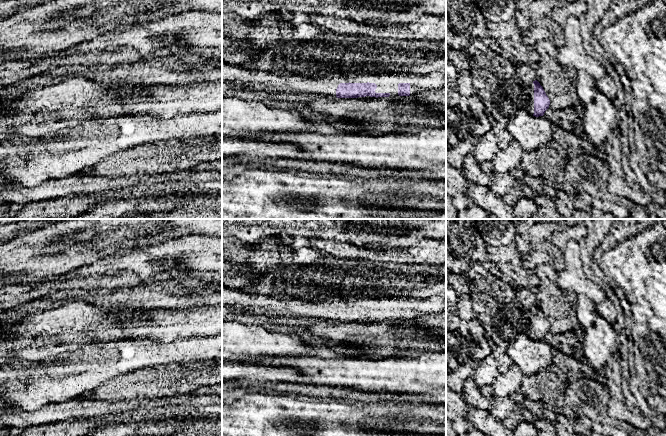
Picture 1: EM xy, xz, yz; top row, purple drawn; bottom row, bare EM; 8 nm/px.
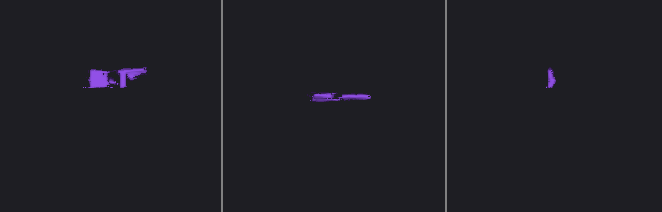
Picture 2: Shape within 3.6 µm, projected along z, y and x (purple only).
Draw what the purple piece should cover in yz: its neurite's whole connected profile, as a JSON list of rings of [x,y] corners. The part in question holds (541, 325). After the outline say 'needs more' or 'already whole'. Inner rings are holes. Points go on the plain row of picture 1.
[[[537,304],[533,305],[530,313],[530,323],[524,332],[535,341],[543,340],[549,332],[550,324]]] | needs more

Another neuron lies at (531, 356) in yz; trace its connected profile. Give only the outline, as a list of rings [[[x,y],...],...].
[[[525,332],[515,336],[506,353],[524,376],[538,373],[552,363],[553,348],[544,340],[535,341]]]

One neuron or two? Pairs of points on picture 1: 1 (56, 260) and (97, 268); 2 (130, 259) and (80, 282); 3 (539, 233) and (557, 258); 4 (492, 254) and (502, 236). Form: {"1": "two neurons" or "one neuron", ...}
{"1": "two neurons", "2": "two neurons", "3": "one neuron", "4": "two neurons"}

